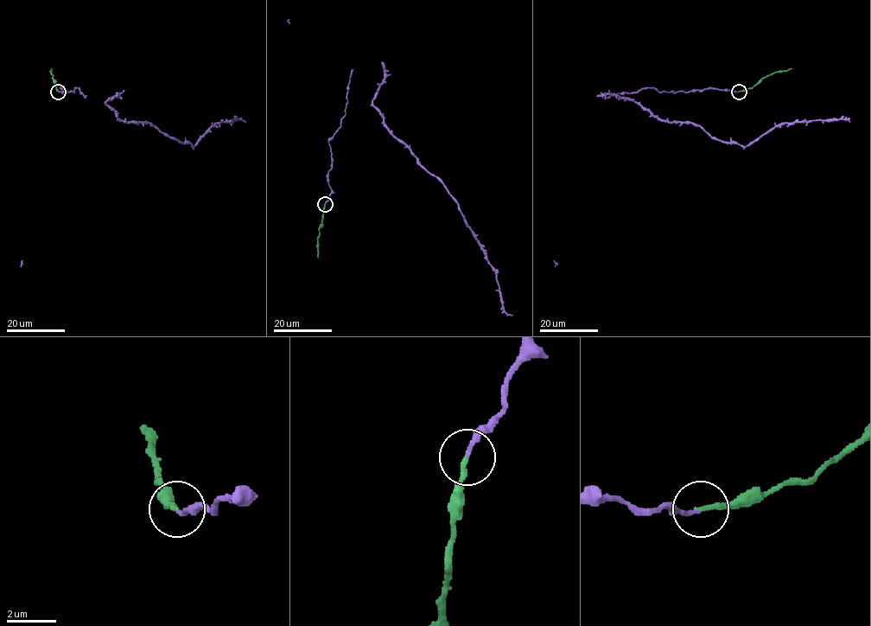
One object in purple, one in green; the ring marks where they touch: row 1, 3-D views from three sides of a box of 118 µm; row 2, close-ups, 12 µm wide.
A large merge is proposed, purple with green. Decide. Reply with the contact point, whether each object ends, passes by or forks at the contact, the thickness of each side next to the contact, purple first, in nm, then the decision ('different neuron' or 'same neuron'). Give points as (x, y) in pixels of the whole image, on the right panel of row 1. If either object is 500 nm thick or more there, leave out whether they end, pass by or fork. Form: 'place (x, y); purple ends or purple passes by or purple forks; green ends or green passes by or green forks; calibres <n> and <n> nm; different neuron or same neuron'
place (739, 92); purple ends; green ends; calibres 160 and 220 nm; same neuron

